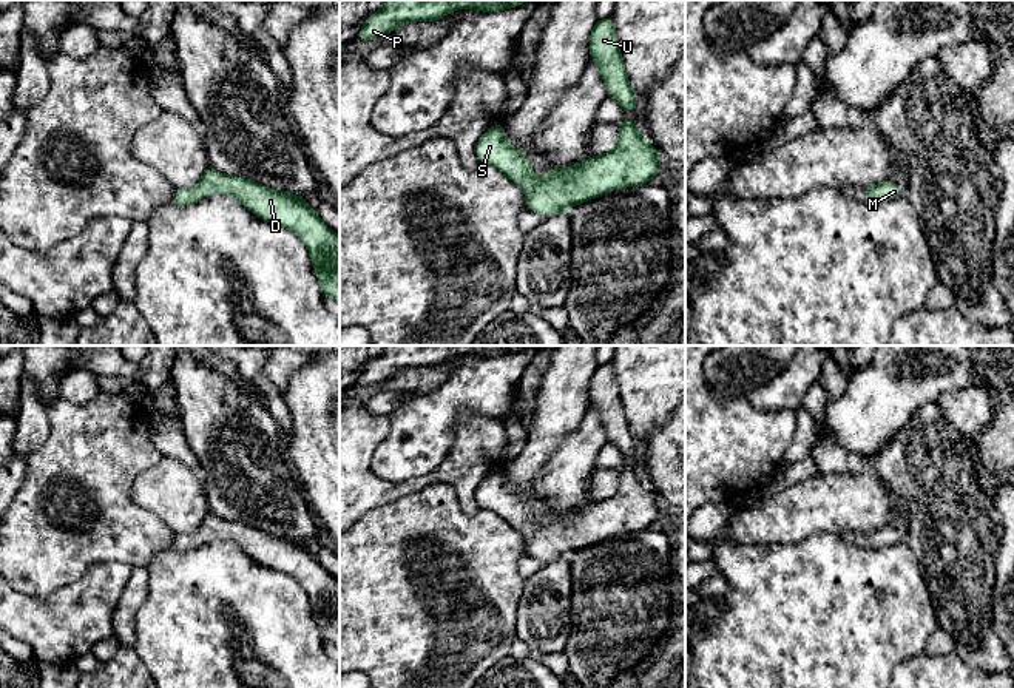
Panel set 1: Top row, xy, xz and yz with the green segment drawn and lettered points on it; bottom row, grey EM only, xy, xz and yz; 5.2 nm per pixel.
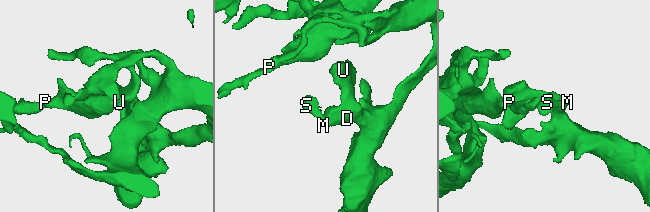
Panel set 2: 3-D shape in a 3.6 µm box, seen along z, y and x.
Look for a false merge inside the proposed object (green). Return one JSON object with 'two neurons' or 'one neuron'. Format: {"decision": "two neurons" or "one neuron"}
{"decision": "one neuron"}

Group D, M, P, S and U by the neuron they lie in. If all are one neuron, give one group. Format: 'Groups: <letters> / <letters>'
Groups: D M P S U

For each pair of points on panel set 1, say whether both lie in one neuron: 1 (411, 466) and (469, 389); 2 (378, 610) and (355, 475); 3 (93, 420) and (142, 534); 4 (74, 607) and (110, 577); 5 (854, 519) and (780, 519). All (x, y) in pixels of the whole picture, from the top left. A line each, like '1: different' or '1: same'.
1: same
2: different
3: same
4: same
5: same

